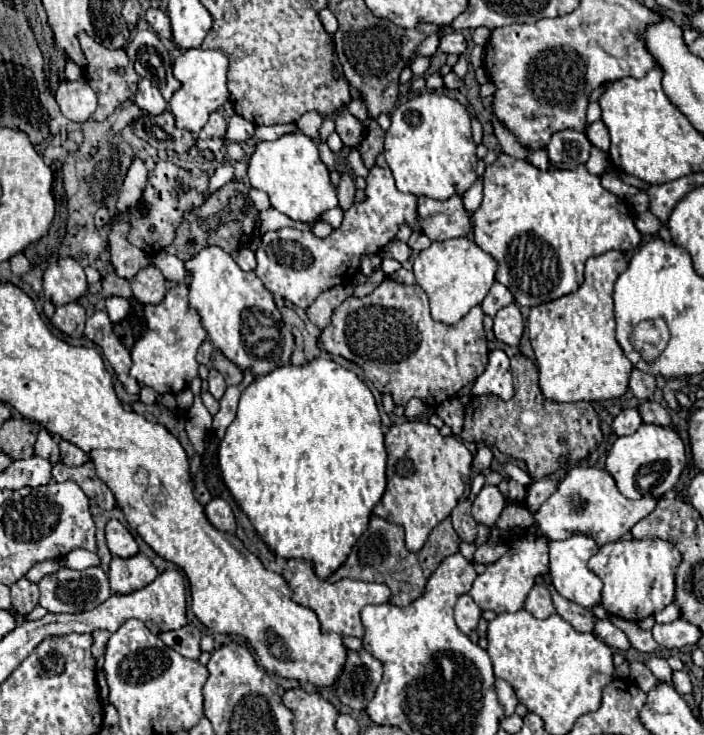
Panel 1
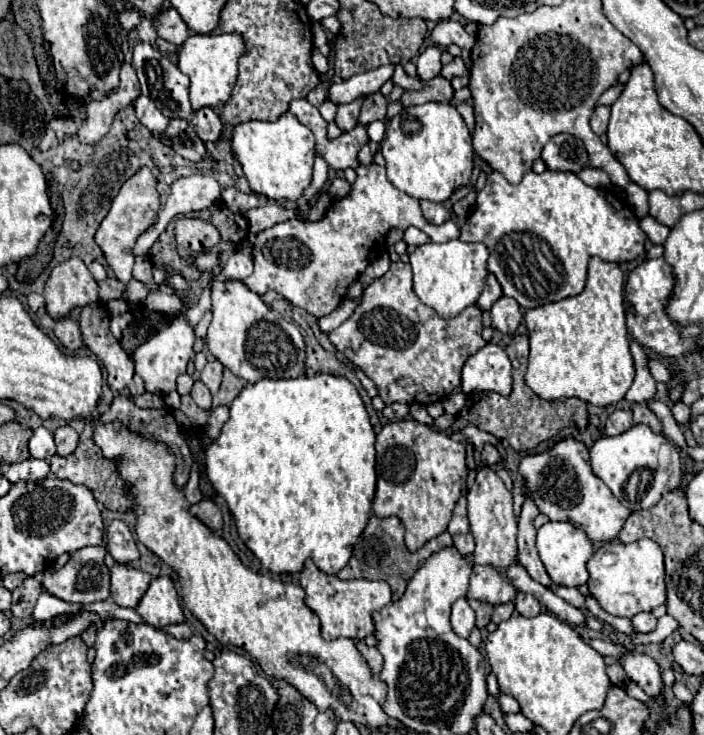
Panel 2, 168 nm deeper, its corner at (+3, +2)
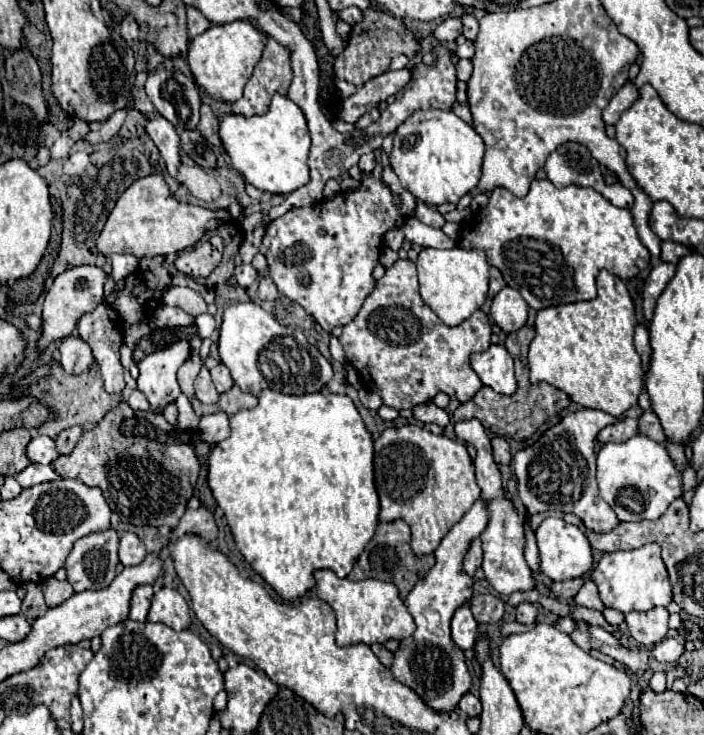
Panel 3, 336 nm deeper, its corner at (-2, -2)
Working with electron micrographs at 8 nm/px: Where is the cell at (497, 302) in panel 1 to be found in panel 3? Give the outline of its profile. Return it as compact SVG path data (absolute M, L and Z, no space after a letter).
M490 268L490 296L494 296L496 292L500 292L500 288L504 288L506 282L502 280L502 274L498 268Z

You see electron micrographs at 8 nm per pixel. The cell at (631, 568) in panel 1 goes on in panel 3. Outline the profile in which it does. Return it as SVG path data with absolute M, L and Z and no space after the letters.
M646 544L638 550L628 552L610 552L604 554L598 566L592 570L592 580L598 586L600 600L604 606L616 608L624 614L632 610L650 610L654 606L668 606L672 602L672 586L668 580L666 566L660 558L658 544Z

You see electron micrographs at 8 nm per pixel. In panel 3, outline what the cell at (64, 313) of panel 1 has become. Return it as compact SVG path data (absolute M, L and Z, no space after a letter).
M76 334L64 338L58 350L60 350L60 364L68 374L82 374L90 370L90 366L94 364L90 346Z

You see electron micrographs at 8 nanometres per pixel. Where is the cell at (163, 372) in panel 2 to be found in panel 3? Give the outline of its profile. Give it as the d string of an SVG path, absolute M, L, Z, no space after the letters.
M186 340L172 344L166 350L158 350L148 354L142 362L138 362L140 376L136 378L138 390L146 394L150 402L150 410L160 414L166 404L174 402L180 394L180 386L176 382L178 368L190 356L190 344Z

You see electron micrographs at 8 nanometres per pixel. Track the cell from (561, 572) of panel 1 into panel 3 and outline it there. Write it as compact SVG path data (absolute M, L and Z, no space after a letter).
M548 516L538 528L536 528L536 540L540 550L540 570L550 580L570 580L586 574L592 566L592 548L588 544L586 534L576 528L574 524L566 524L562 518Z

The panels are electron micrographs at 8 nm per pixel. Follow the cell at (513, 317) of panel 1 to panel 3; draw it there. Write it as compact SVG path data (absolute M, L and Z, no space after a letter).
M504 286L494 298L492 298L492 308L490 308L490 316L494 318L494 322L508 334L508 332L516 332L526 324L528 318L528 304L524 302L524 298L520 296L520 292L516 292L510 286Z

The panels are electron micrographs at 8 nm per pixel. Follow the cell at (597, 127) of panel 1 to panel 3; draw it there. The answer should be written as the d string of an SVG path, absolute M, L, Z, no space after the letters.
M628 80L628 82L616 92L616 96L608 102L608 106L604 108L604 114L602 114L604 122L606 122L606 124L616 124L616 120L620 118L620 114L622 114L624 110L628 110L628 108L638 100L638 96L640 96L638 88Z

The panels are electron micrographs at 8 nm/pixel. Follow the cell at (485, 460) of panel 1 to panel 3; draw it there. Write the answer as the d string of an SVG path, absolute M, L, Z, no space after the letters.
M494 436L492 438L492 448L494 448L494 460L496 460L496 464L510 464L512 454L510 454L510 446L508 446L506 438Z

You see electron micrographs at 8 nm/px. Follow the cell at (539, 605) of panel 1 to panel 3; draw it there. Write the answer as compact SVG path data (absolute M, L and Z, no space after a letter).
M530 602L518 604L518 608L516 608L516 620L518 620L520 624L532 626L532 624L536 622L536 616L538 616L538 610L536 610Z

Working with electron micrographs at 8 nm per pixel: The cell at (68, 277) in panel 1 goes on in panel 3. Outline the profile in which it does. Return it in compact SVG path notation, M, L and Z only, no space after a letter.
M76 266L70 268L66 272L62 272L52 288L46 294L44 300L44 312L42 312L42 330L40 330L40 338L38 338L38 350L46 350L50 344L70 336L76 330L78 320L86 314L92 312L92 308L96 308L102 302L102 294L104 294L104 282L106 282L108 274L98 268L98 266Z

